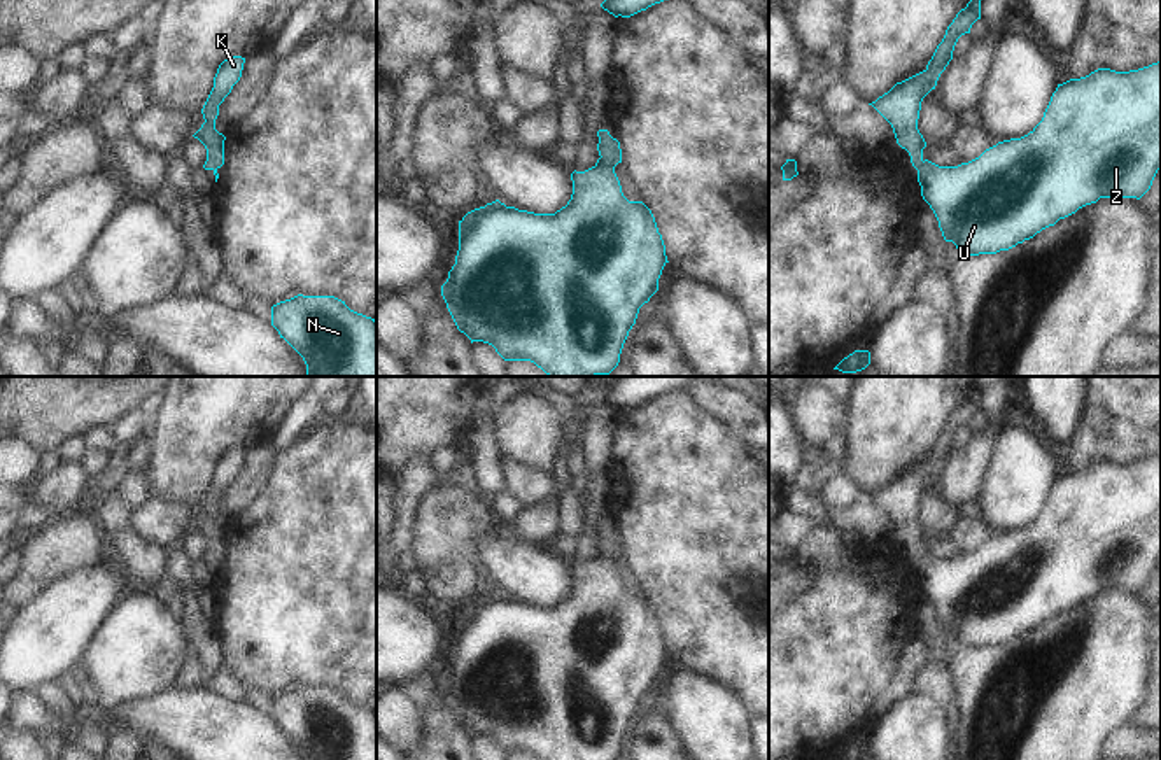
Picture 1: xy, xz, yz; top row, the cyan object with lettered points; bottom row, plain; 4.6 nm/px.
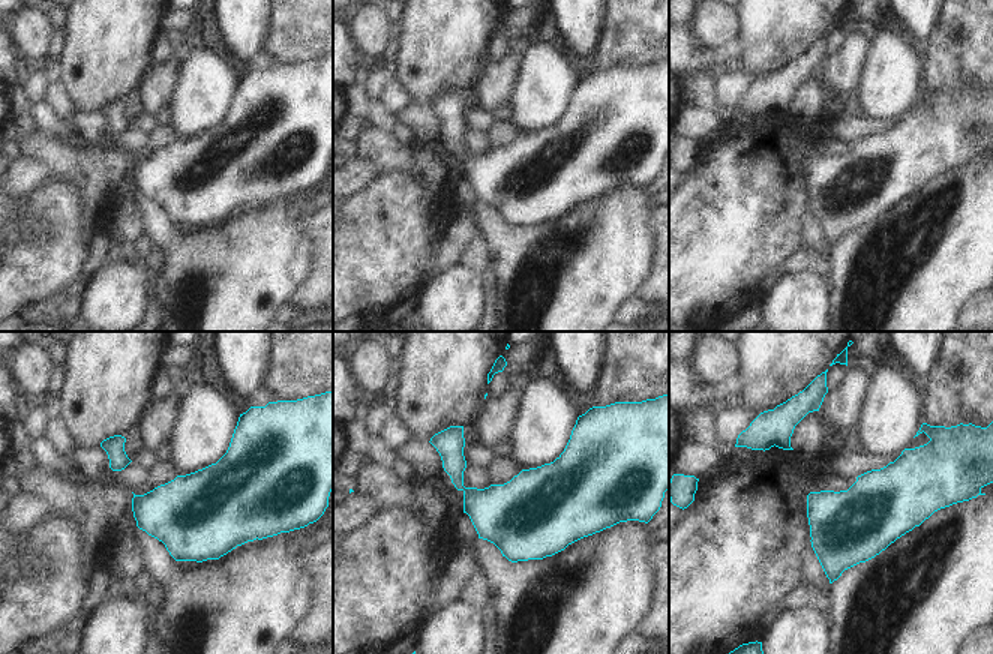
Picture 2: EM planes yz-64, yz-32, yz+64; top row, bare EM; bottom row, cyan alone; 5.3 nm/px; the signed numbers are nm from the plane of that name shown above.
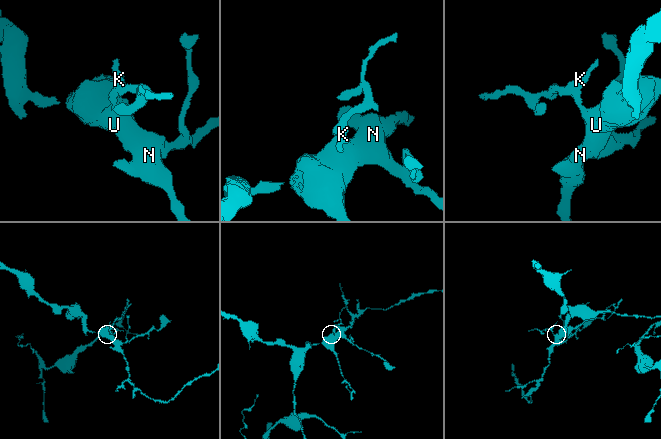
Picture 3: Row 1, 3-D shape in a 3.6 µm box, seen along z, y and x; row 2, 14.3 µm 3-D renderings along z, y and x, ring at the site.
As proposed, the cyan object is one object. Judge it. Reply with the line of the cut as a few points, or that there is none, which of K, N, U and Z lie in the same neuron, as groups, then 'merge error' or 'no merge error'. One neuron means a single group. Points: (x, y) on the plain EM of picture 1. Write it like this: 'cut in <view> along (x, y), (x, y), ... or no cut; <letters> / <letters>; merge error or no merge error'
no cut; K N U Z; no merge error

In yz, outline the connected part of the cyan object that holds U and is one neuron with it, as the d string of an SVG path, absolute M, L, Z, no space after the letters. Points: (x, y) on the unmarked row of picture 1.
M974 387L956 406L923 464L897 475L888 485L869 496L891 517L897 536L909 545L918 562L921 588L933 602L944 632L953 634L965 648L1009 643L1100 590L1140 592L1161 560L1161 454L1129 464L1098 461L1086 469L1058 476L1042 513L1028 527L998 534L968 555L939 559L925 552L926 534L918 522L921 494L935 482L940 466L953 452L958 431L970 426L972 417L981 412L981 392L979 387Z

